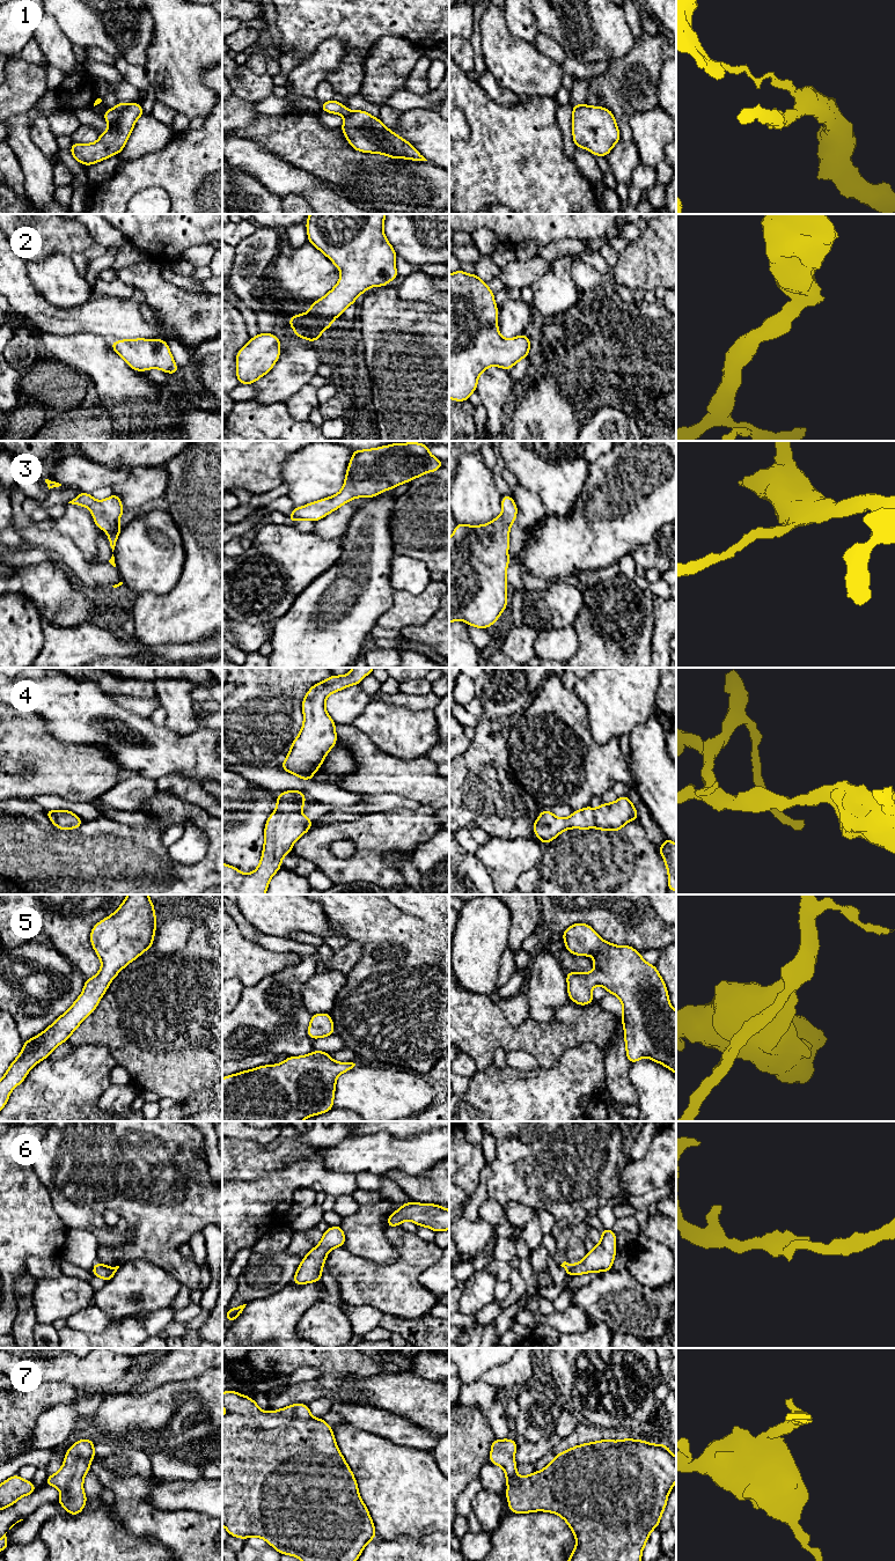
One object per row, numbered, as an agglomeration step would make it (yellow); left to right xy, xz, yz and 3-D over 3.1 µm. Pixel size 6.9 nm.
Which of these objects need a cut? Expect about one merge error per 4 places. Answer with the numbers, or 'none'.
1

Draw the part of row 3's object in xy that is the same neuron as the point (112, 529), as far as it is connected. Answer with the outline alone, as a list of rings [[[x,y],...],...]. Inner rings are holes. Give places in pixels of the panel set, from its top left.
[[[81,492],[68,503],[83,506],[90,509],[96,527],[103,529],[108,533],[109,543],[113,552],[118,535],[123,529],[123,527],[118,525],[118,521],[124,513],[119,496],[112,494],[108,499],[97,501],[91,494]]]

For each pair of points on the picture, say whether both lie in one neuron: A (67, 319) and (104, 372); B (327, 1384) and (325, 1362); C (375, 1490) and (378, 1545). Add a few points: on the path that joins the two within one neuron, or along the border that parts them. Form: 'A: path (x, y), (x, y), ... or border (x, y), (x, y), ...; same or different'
A: border (53, 334), (96, 333), (104, 338); different
B: border (340, 1372), (324, 1372), (321, 1375); different
C: border (404, 1534), (393, 1539), (376, 1537); different

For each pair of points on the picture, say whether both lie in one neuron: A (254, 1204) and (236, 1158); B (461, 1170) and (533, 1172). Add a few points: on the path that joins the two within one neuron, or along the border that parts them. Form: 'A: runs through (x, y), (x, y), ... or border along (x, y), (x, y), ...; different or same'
A: border along (271, 1172), (250, 1180), (234, 1180); different
B: border along (488, 1164), (481, 1172), (479, 1179); different

